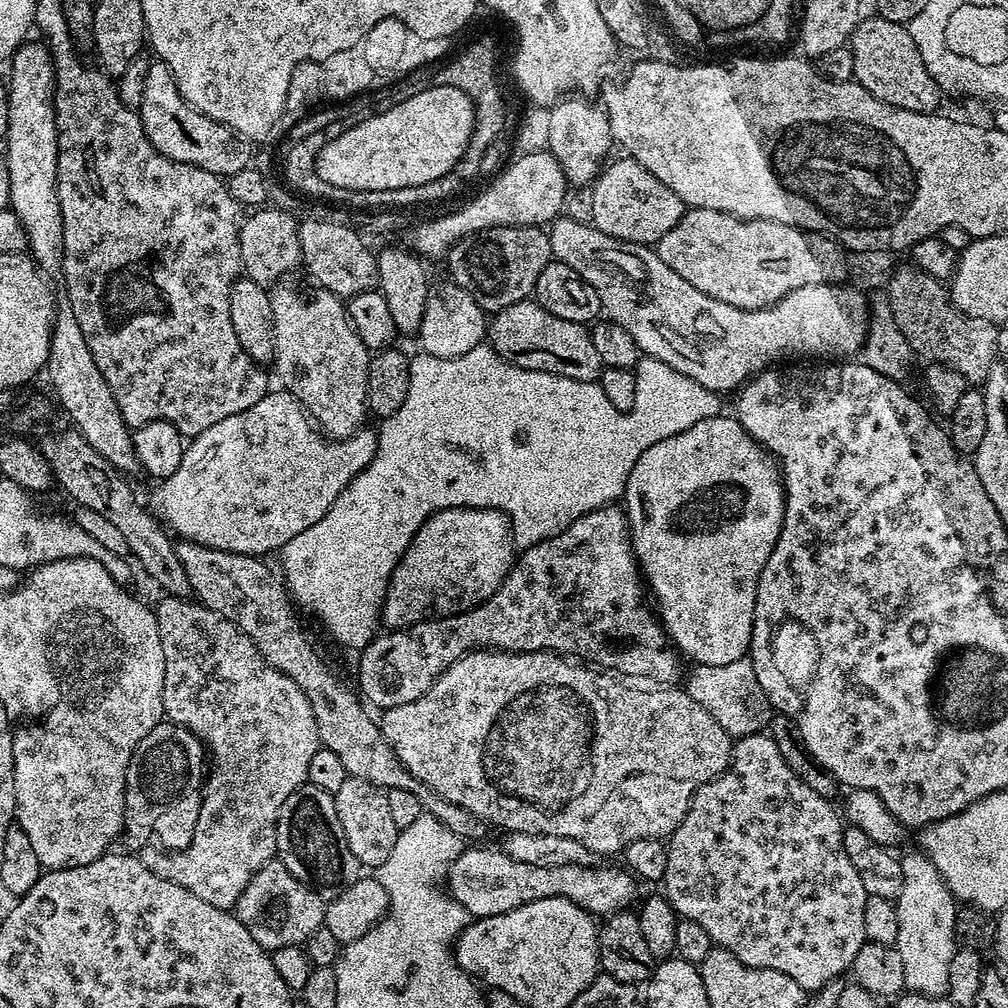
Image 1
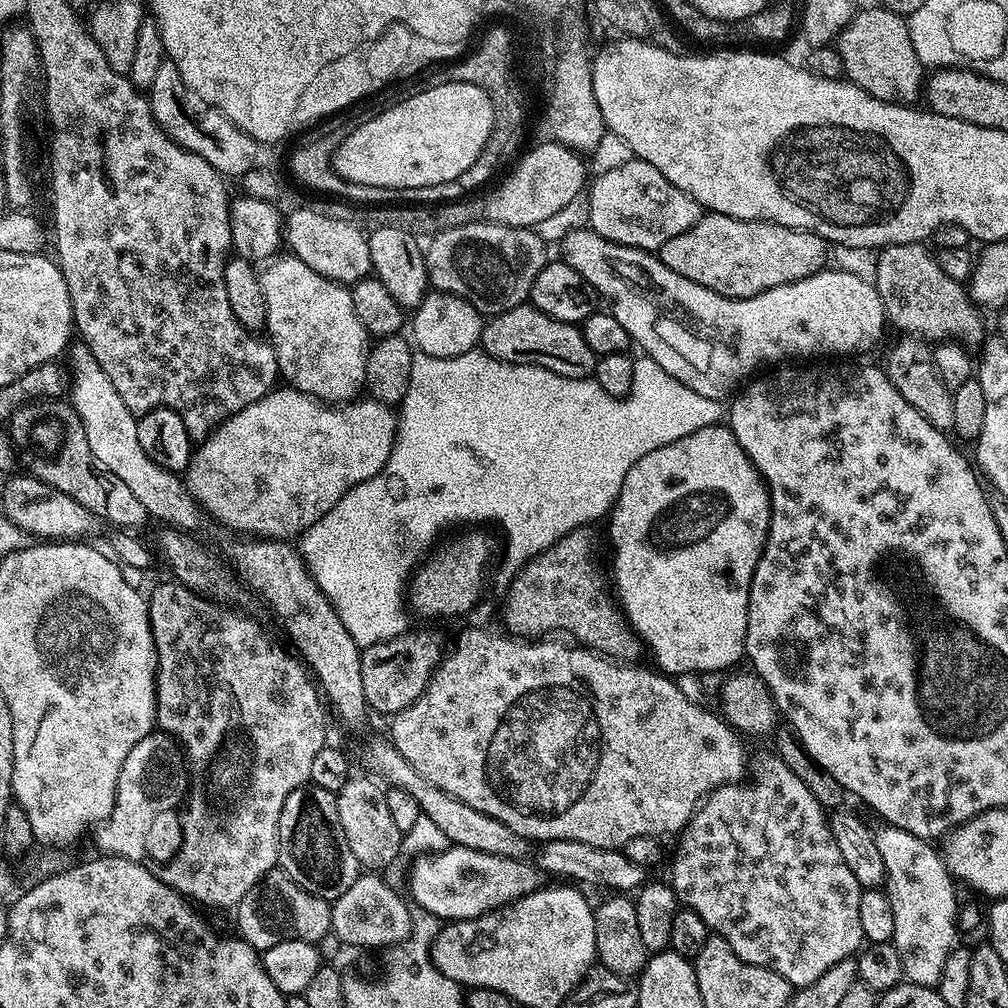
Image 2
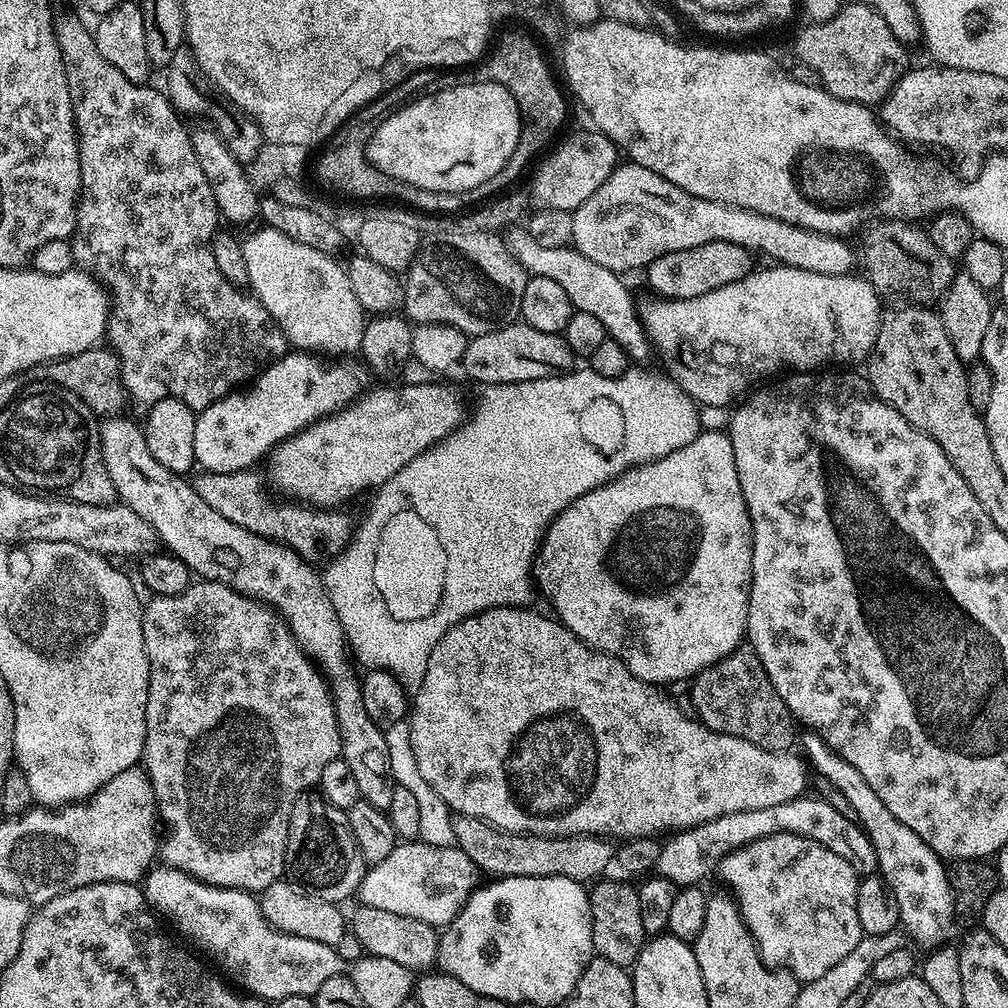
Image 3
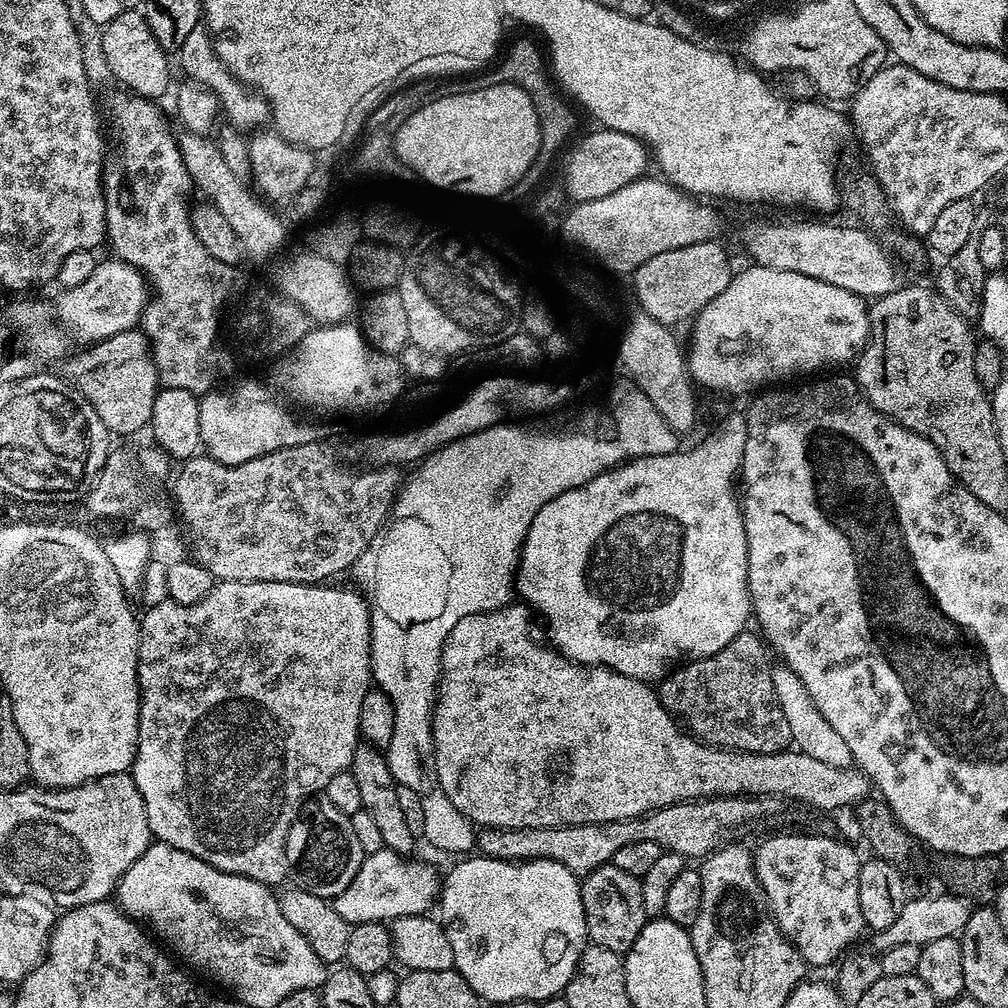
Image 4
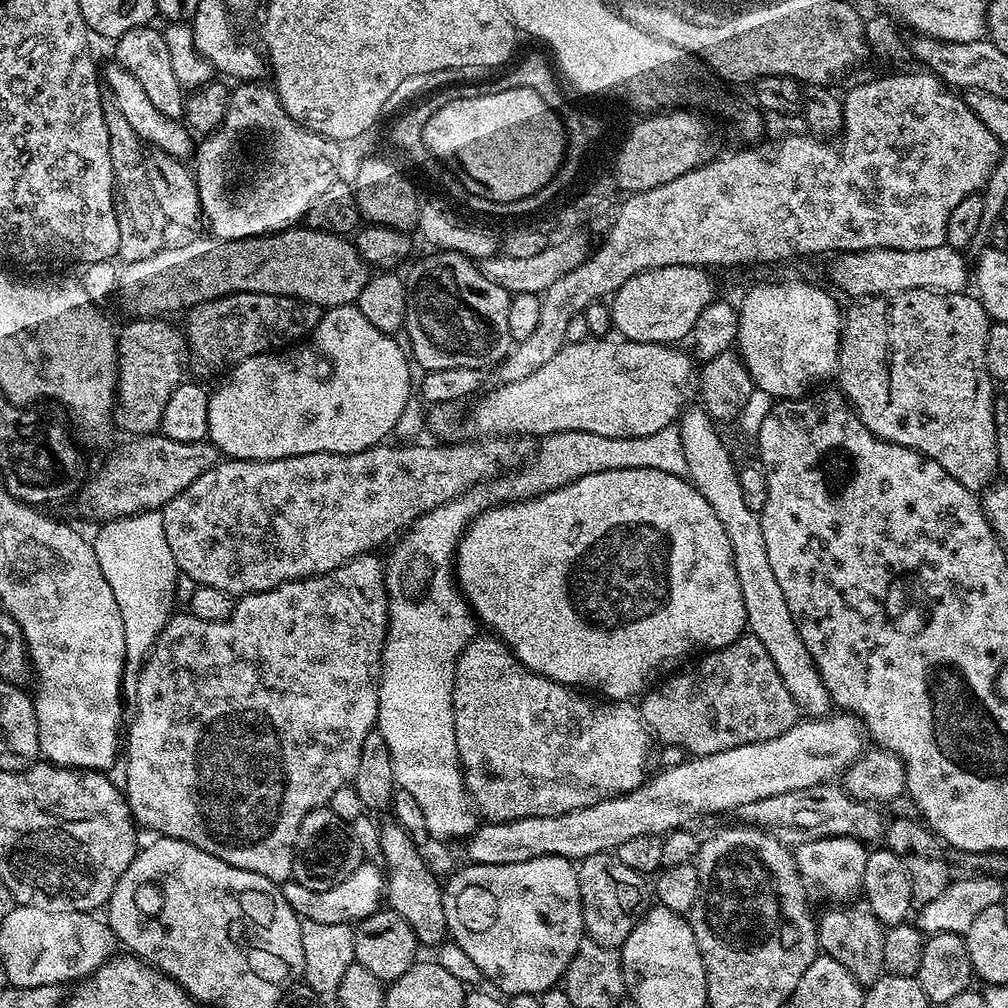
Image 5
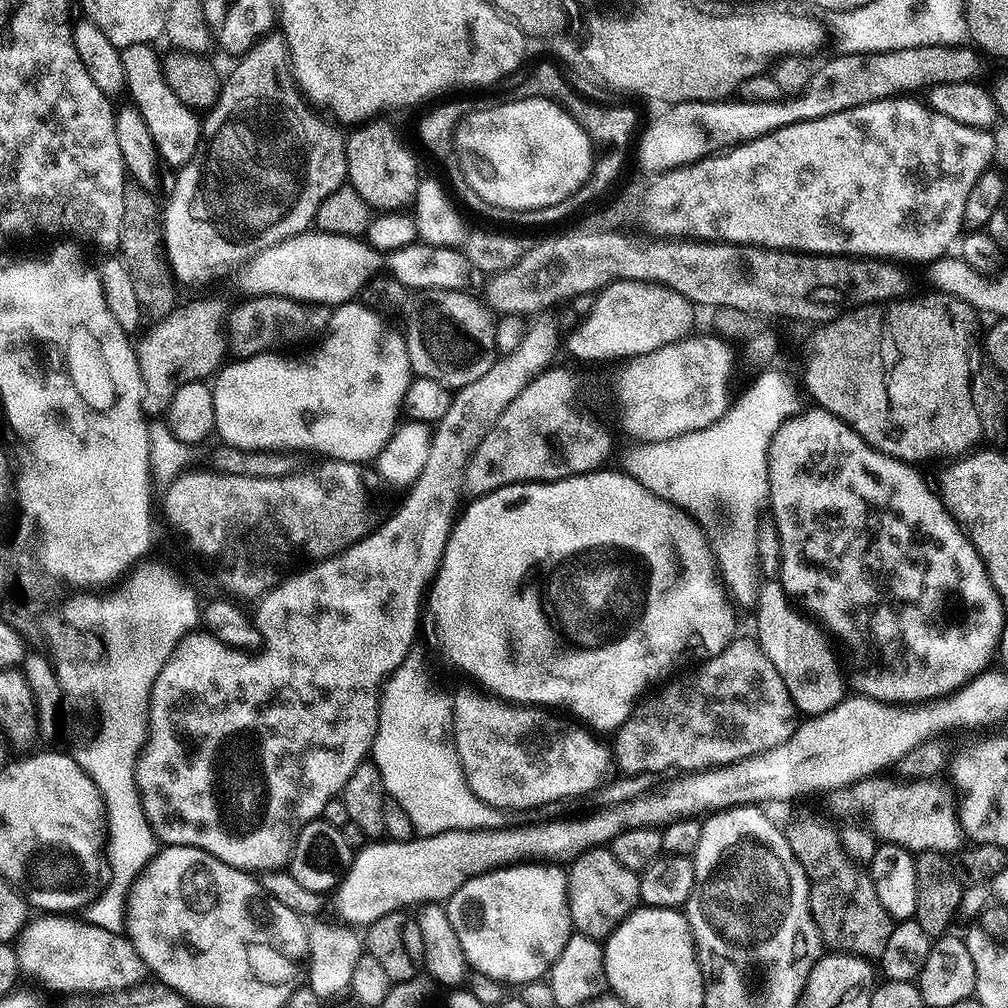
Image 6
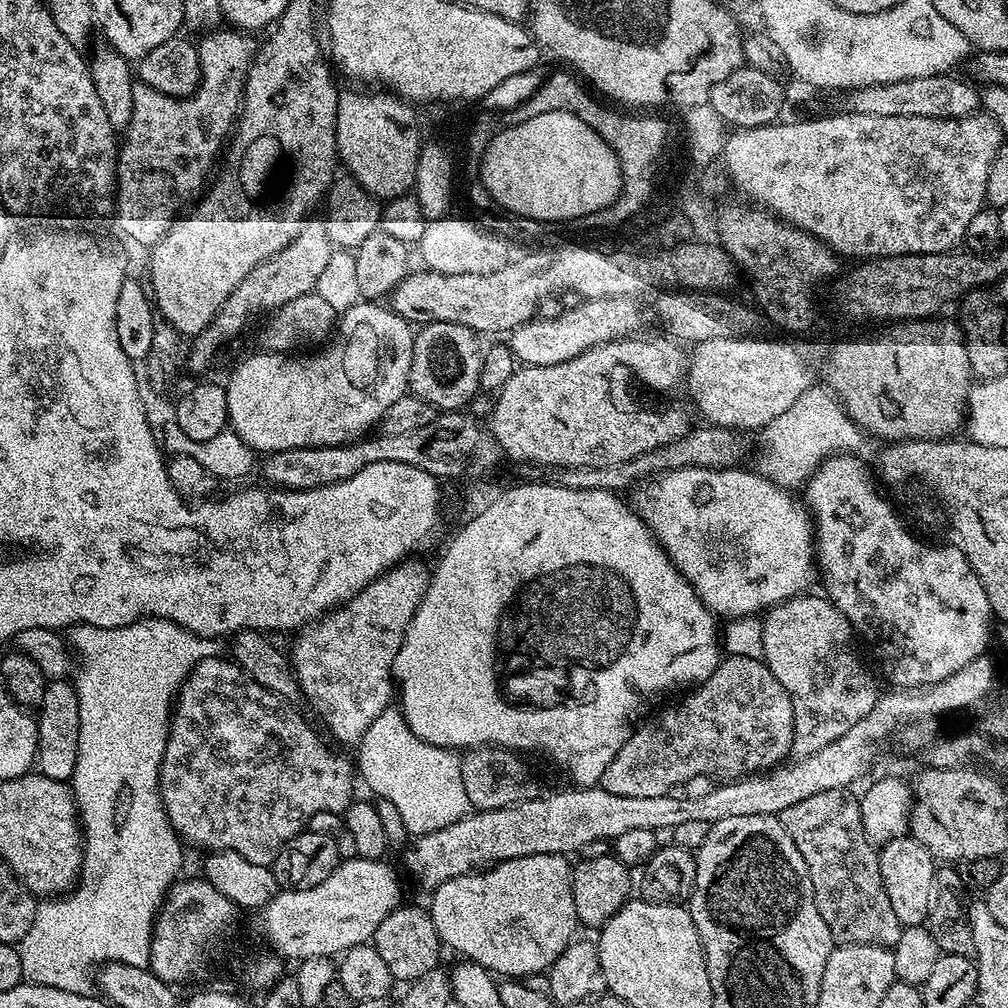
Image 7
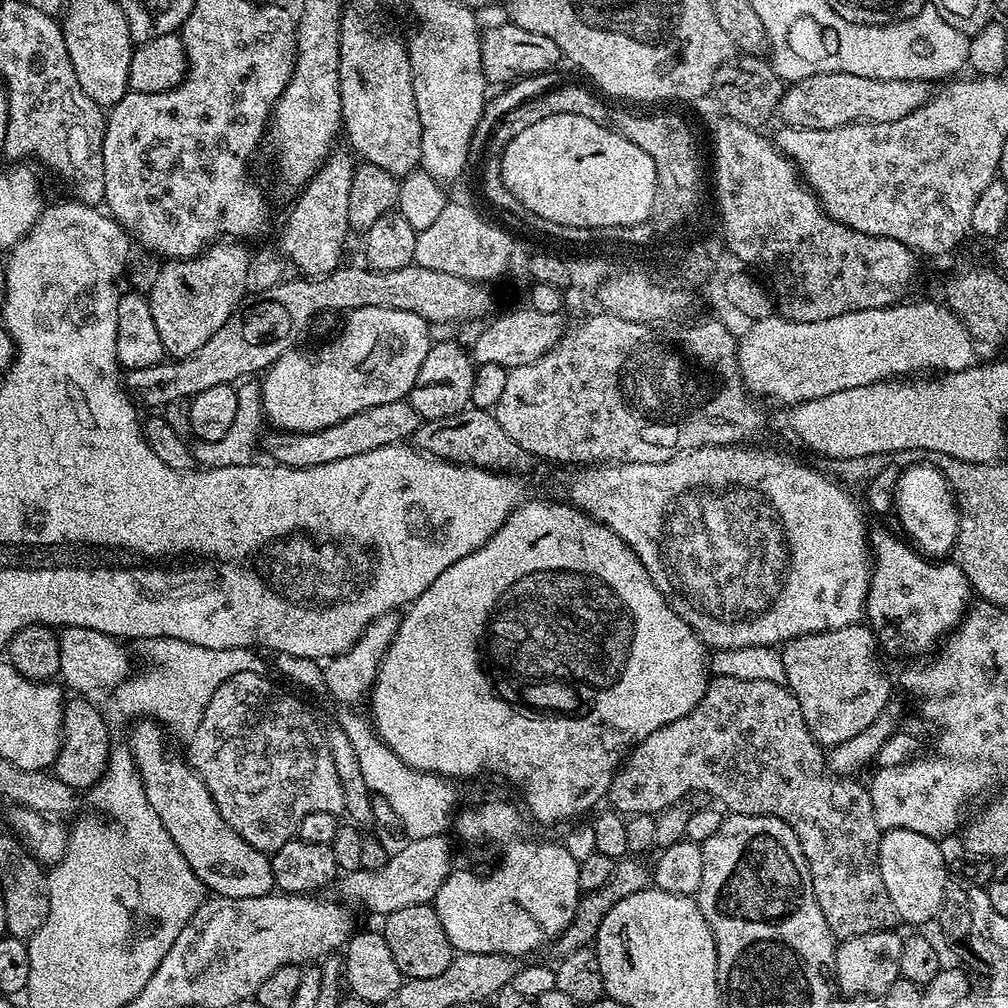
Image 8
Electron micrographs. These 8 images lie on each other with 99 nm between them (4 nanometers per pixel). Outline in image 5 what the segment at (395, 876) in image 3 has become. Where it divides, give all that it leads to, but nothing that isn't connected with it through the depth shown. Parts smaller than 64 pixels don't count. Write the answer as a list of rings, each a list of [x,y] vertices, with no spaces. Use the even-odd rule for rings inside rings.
[[[361,861],[350,878],[328,890],[312,891],[293,880],[285,881],[280,889],[287,904],[302,920],[323,922],[326,925],[359,922],[379,910],[386,894],[385,873],[372,862],[374,861]]]

